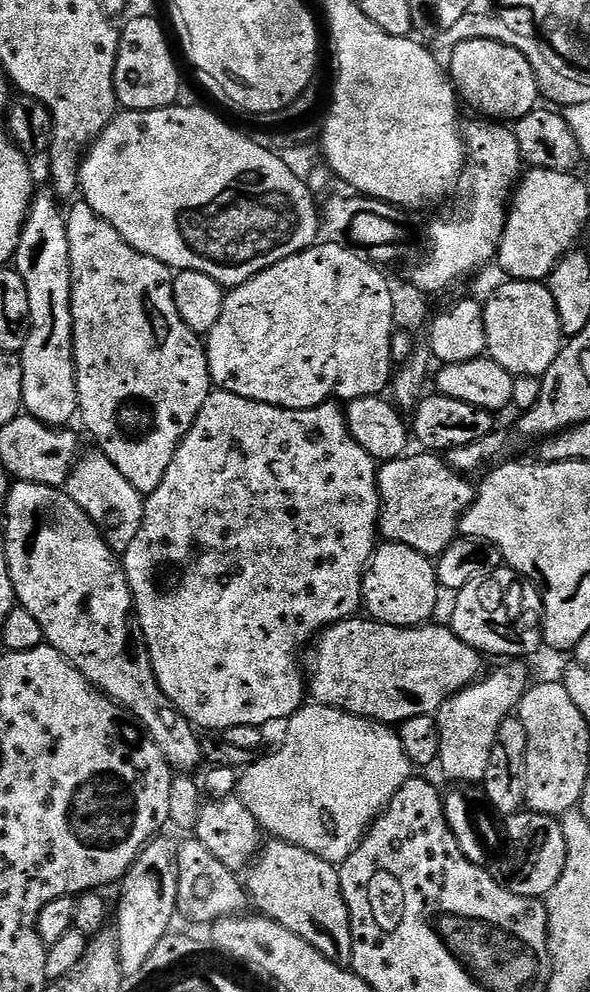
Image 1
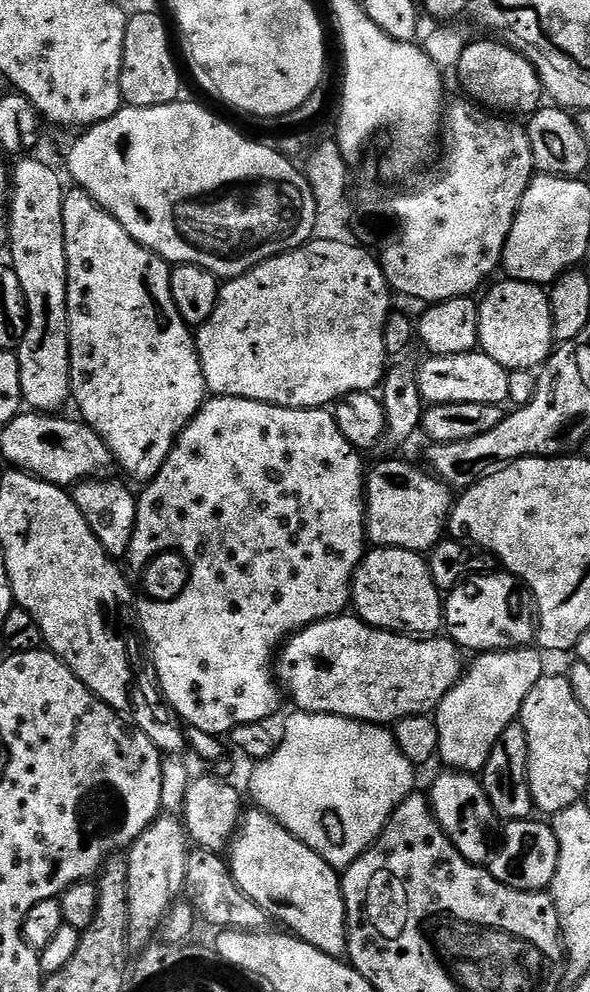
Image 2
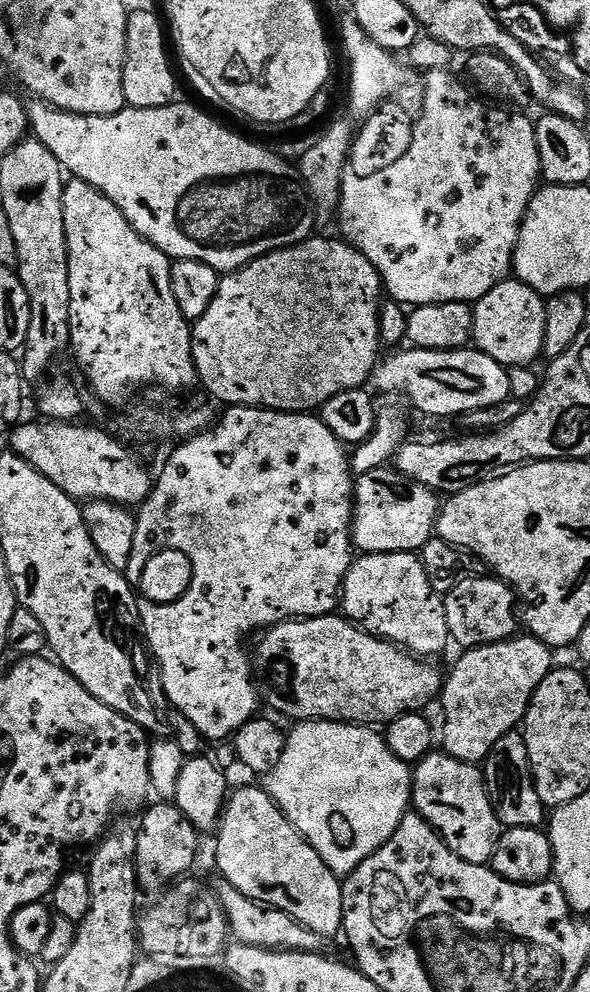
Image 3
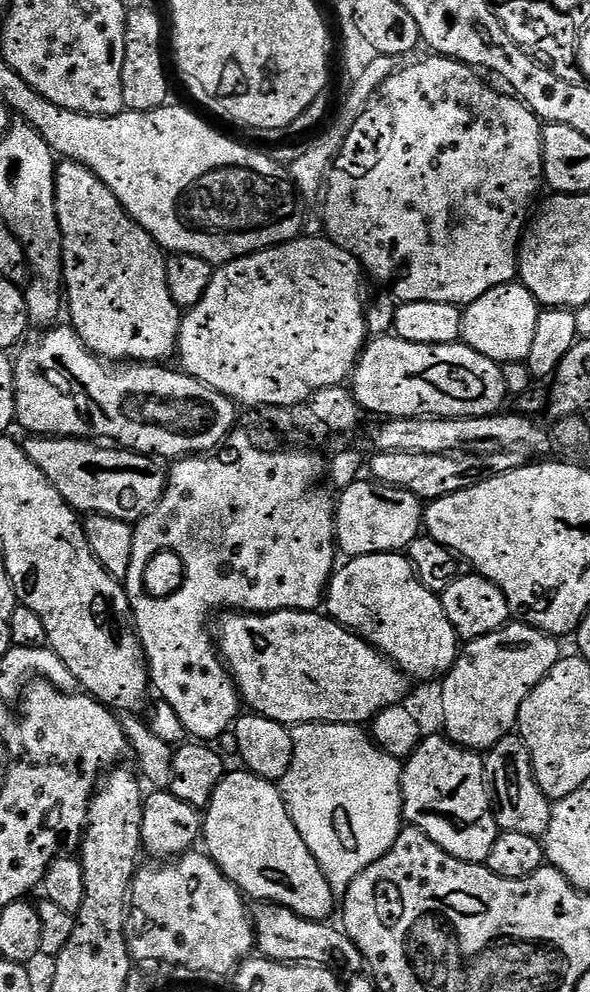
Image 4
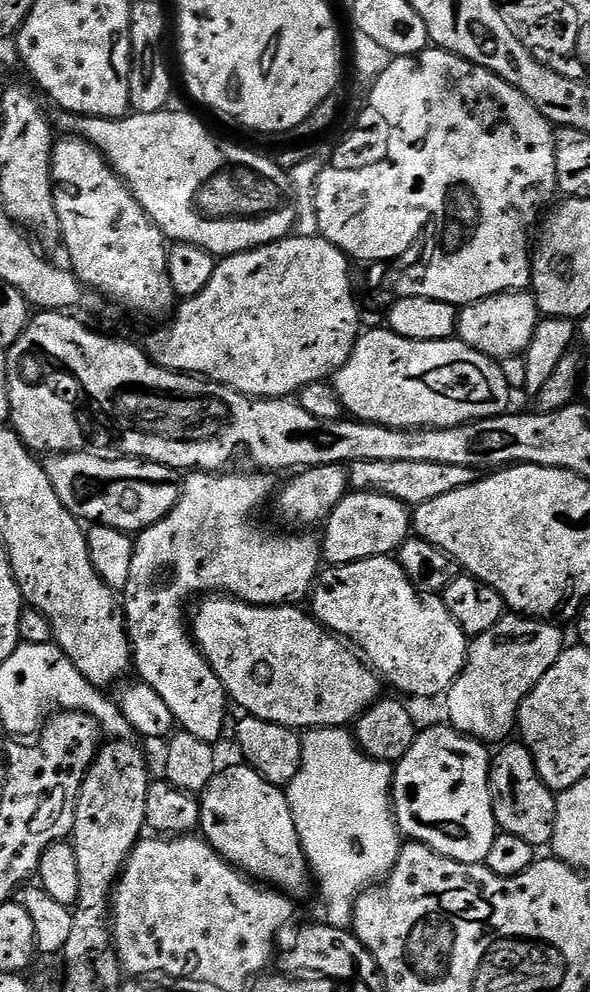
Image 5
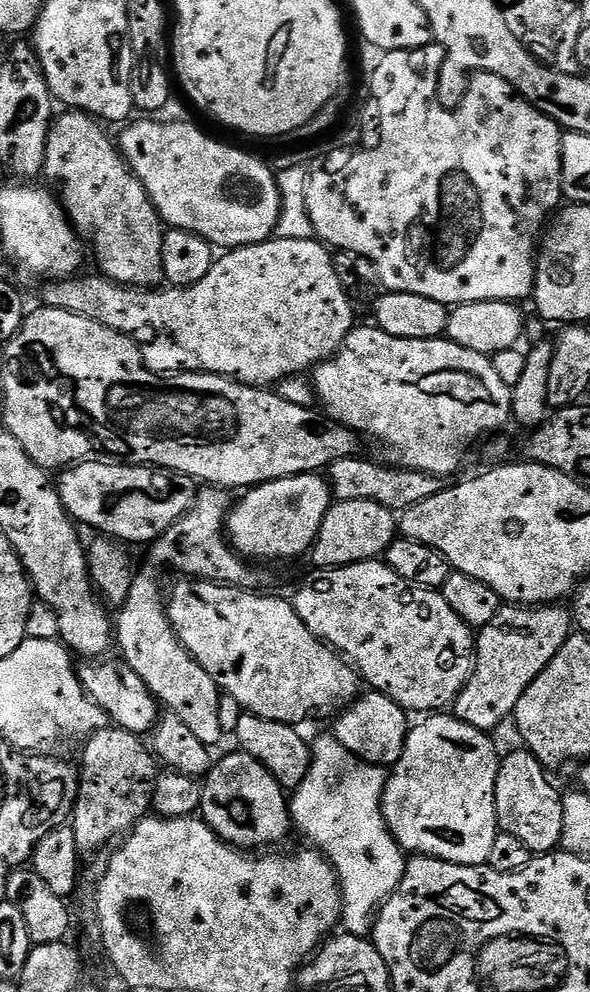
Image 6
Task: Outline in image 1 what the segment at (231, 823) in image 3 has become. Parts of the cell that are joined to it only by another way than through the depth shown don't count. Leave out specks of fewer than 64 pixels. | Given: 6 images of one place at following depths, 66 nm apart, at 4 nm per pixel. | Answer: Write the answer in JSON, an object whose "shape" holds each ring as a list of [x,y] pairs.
{"shape":[[[272,838],[263,845],[262,851],[247,869],[246,891],[251,903],[255,907],[257,904],[263,915],[286,926],[290,934],[298,934],[298,938],[310,942],[310,946],[314,946],[330,962],[351,965],[354,950],[352,923],[340,889],[337,865],[318,858],[318,854],[310,850]]]}

